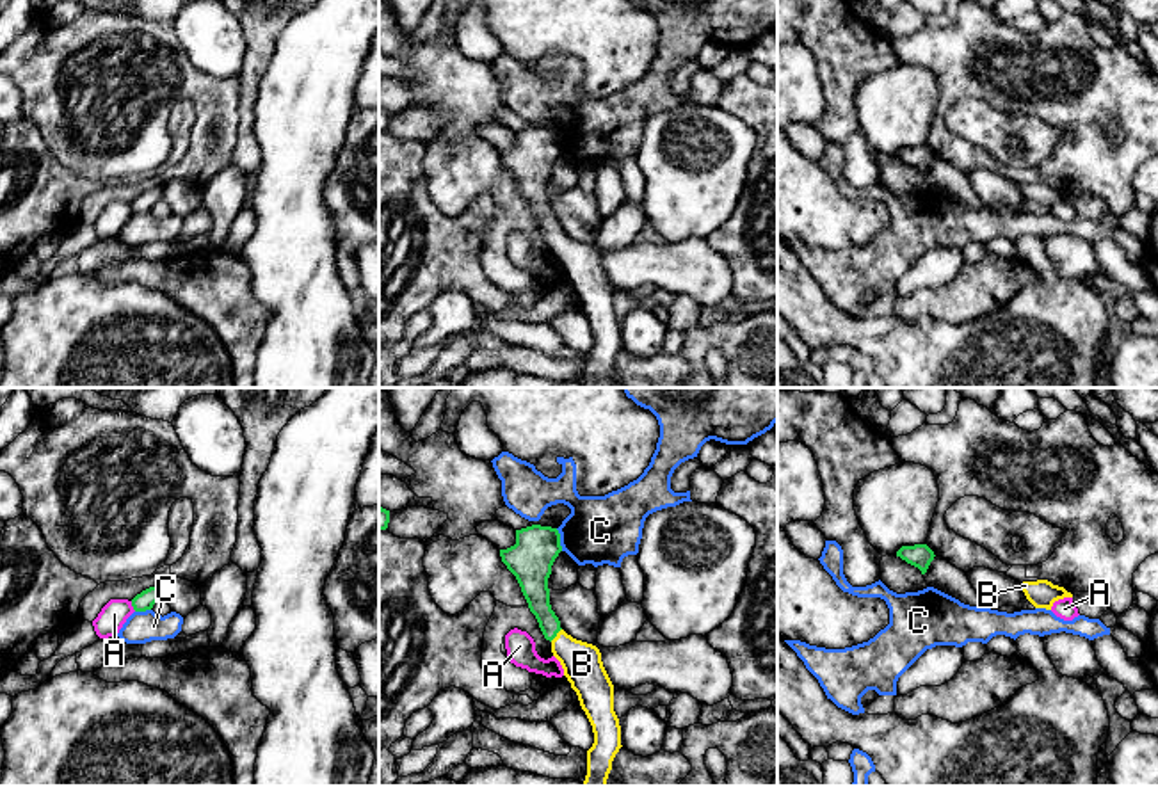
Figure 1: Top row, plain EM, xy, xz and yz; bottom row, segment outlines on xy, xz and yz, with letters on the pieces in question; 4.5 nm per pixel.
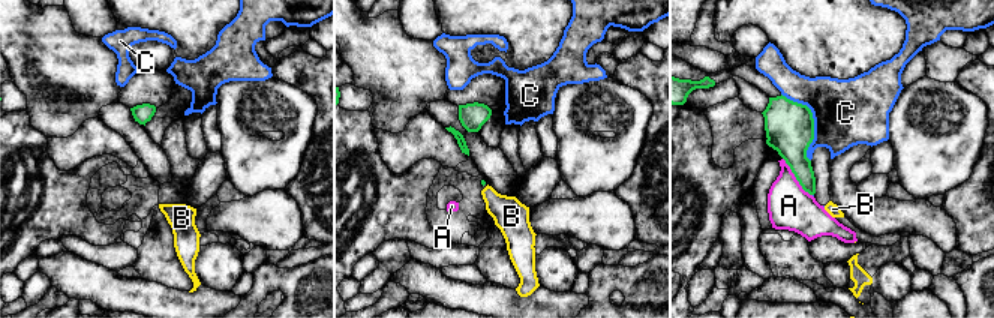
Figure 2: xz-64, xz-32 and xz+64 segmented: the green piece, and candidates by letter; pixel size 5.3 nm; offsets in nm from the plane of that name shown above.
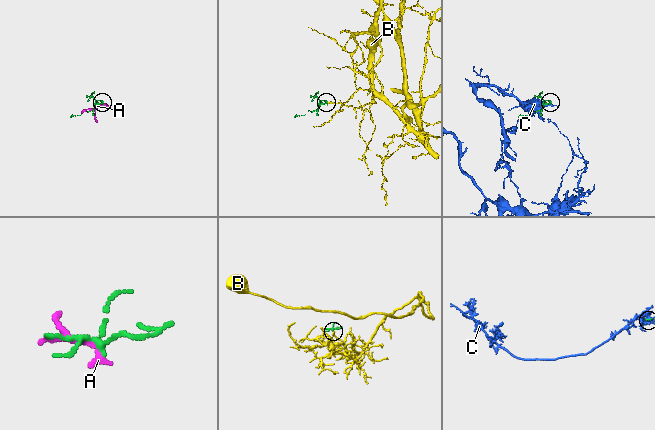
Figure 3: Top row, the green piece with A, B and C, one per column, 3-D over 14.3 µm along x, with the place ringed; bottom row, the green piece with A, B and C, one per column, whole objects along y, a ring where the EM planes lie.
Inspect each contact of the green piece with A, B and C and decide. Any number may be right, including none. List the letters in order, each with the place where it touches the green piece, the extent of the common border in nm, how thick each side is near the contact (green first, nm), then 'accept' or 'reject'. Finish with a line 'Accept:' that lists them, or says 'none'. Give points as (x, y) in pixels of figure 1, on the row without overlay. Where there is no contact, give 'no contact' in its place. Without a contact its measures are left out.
A: contact xy (132, 207); length 50 nm; calibres 90 and 120 nm; reject
B: contact xz (555, 237); length 80 nm; calibres 130 and 180 nm; accept
C: contact xz (559, 141); length 110 nm; calibres 200 and 300 nm; reject
Accept: B

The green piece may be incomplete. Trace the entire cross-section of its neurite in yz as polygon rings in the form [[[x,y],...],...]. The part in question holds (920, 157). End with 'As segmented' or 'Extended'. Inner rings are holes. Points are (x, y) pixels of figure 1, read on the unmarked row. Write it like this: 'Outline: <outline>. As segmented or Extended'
Outline: [[[914,146],[914,148],[902,148],[897,153],[897,158],[918,169],[921,176],[925,176],[936,156],[927,146]]]. As segmented

